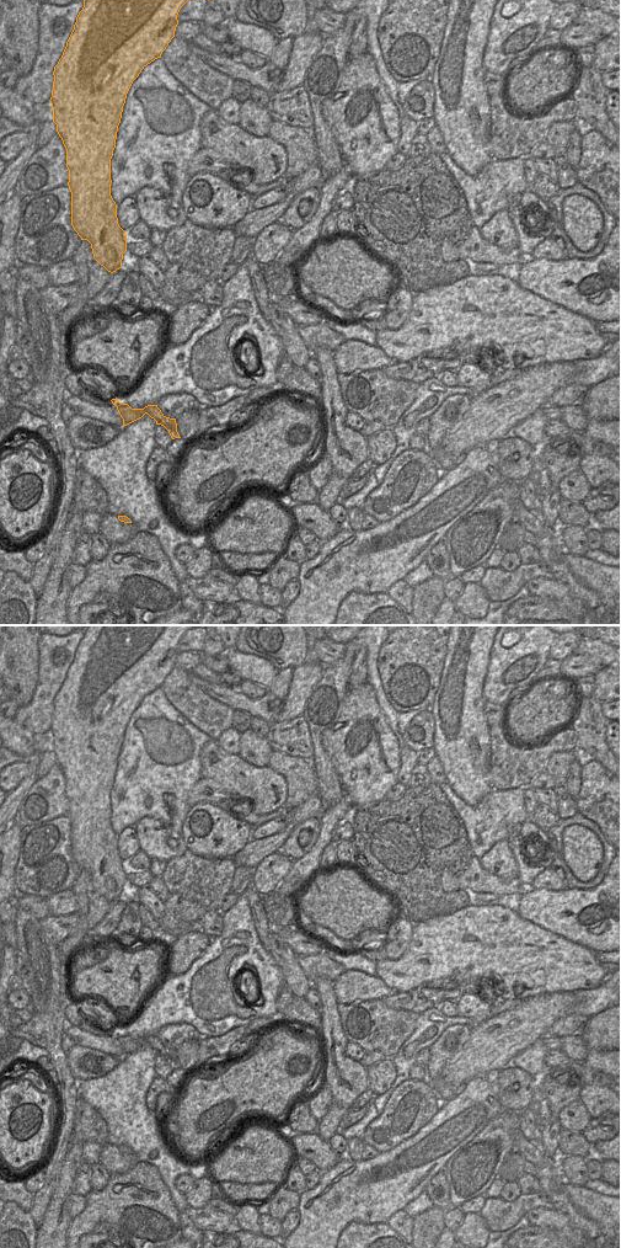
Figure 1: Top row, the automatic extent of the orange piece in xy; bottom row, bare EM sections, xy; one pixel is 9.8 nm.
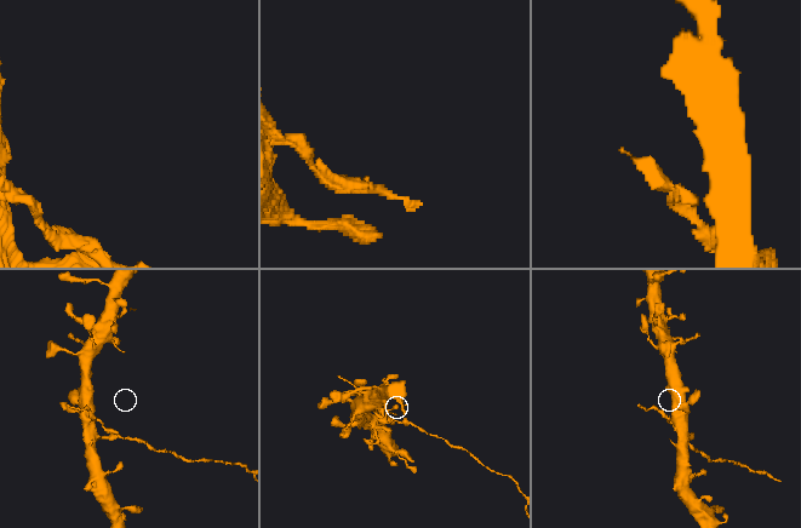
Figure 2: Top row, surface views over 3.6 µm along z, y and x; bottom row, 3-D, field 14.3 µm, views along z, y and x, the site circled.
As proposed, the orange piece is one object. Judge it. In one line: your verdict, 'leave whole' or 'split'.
split

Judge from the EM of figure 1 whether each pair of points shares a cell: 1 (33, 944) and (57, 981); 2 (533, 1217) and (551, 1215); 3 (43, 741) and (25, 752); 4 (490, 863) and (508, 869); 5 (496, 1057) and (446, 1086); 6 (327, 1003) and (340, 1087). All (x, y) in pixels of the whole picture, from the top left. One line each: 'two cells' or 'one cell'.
1: one cell
2: one cell
3: two cells
4: one cell
5: one cell
6: one cell

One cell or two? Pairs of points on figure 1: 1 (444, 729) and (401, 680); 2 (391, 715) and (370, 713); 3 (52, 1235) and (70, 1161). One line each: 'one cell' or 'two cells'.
1: two cells
2: two cells
3: one cell

